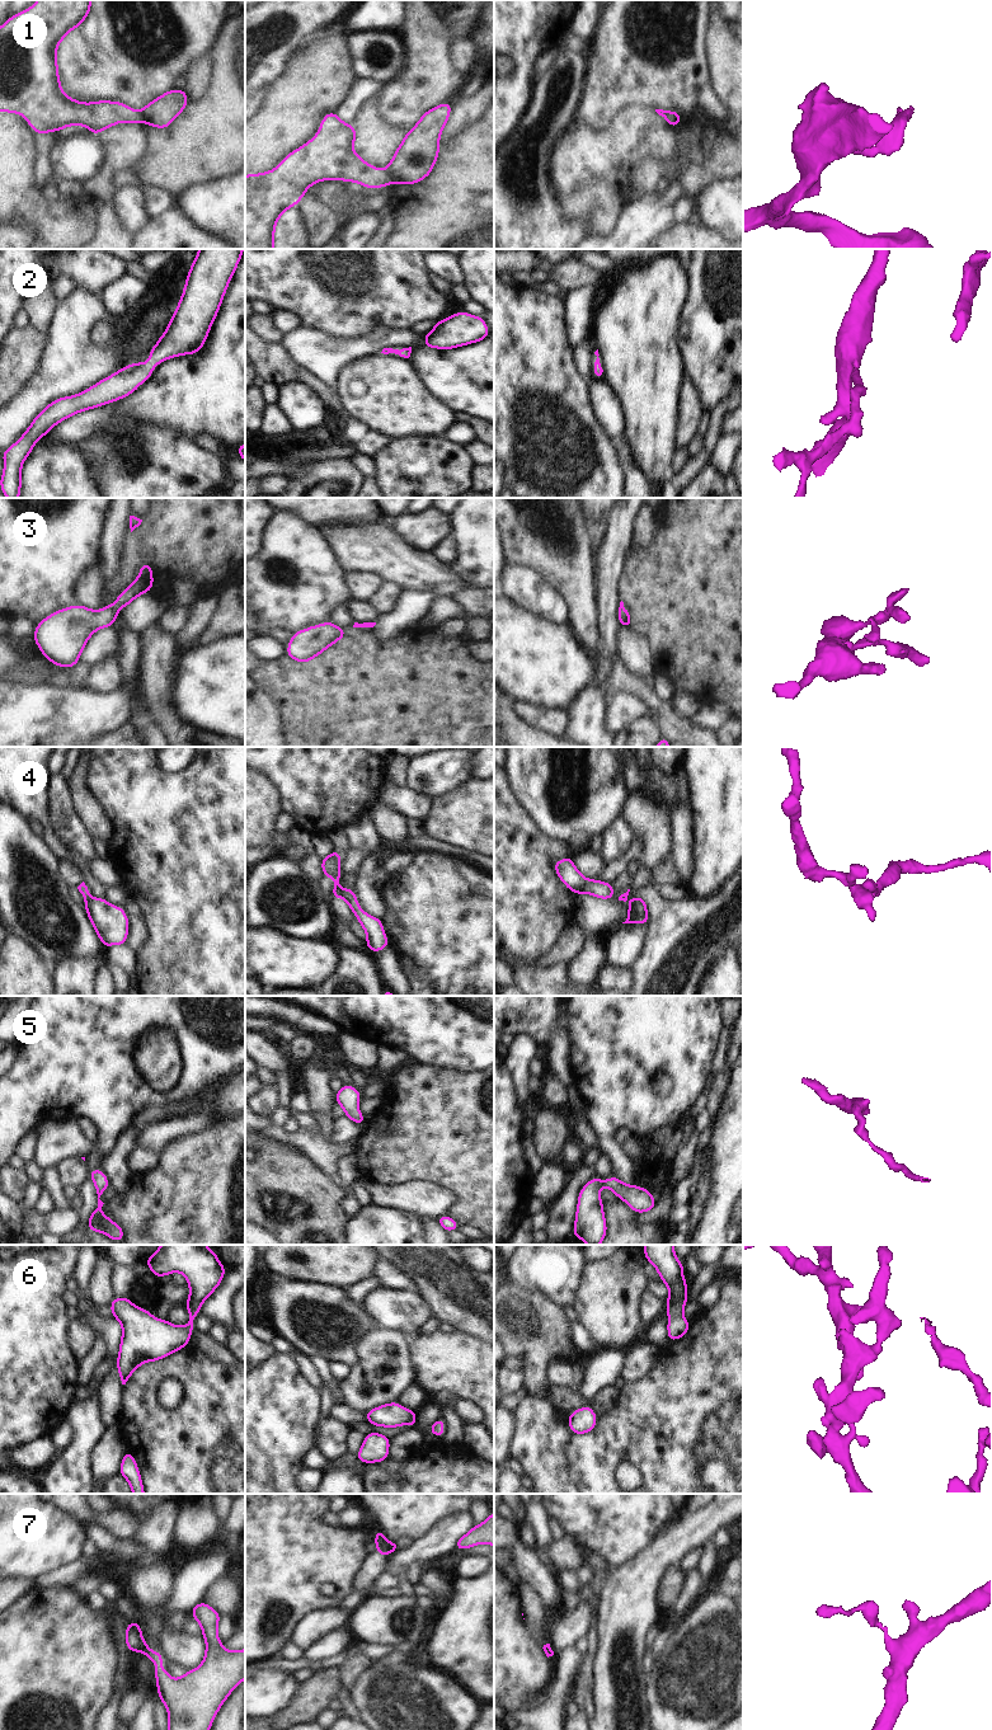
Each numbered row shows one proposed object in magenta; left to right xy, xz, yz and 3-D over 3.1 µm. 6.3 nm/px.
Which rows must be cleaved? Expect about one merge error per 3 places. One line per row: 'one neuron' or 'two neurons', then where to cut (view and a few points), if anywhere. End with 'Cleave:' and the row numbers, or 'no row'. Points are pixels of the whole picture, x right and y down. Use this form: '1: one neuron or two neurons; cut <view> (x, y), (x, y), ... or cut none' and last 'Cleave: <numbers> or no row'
1: two neurons; cut xz (386, 170), (393, 182)
2: one neuron; cut none
3: one neuron; cut none
4: two neurons; cut xz (339, 887), (337, 896)
5: one neuron; cut none
6: one neuron; cut none
7: two neurons; cut xy (145, 1644), (142, 1650)
Cleave: 1, 4, 7

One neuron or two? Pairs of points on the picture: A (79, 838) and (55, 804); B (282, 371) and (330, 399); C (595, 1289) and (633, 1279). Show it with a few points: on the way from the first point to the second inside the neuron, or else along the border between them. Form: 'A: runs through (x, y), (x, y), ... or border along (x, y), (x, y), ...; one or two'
A: runs through (70, 830), (65, 824), (61, 813); one
B: runs through (294, 372), (311, 380), (319, 388); one
C: runs through (603, 1289), (611, 1289), (620, 1280), (624, 1280); one

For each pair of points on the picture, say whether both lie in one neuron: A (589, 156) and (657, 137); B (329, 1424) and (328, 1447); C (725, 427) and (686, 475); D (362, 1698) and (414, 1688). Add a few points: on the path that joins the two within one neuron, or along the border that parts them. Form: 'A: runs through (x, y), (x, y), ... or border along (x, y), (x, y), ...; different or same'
A: runs through (606, 154), (611, 154), (620, 146), (640, 146); same
B: runs through (329, 1429), (329, 1442); same
C: border along (729, 410), (723, 418), (719, 436); different
D: runs through (375, 1698), (402, 1698); same

